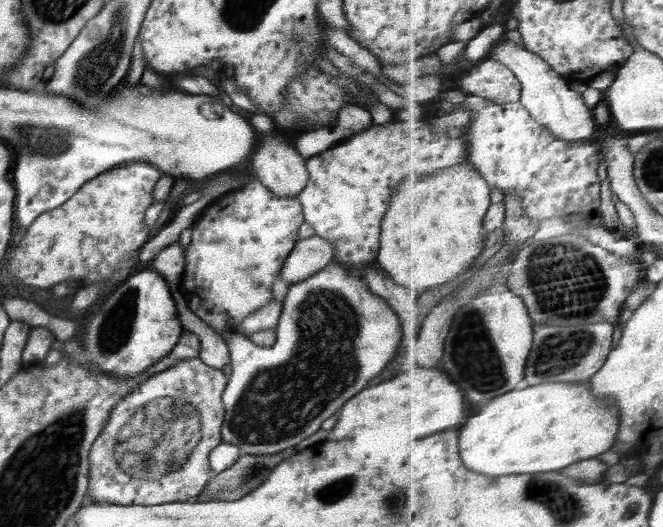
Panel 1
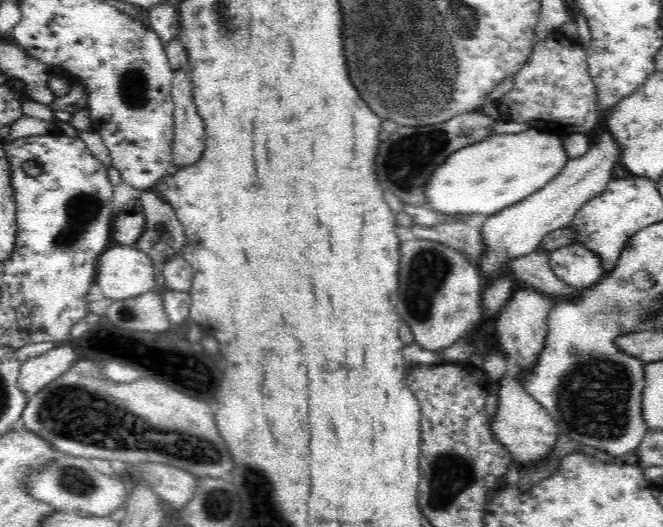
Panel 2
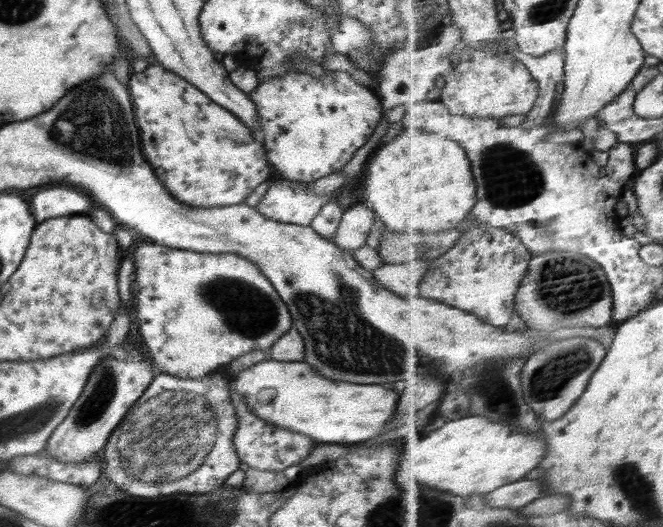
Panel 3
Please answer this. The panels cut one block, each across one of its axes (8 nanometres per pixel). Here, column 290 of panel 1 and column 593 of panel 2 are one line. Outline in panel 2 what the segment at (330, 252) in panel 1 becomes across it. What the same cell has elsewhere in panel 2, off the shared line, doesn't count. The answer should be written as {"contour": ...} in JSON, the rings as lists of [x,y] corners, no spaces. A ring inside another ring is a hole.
{"contour":[[[582,243],[562,246],[549,255],[552,272],[576,290],[595,285],[604,275],[600,255]]]}

